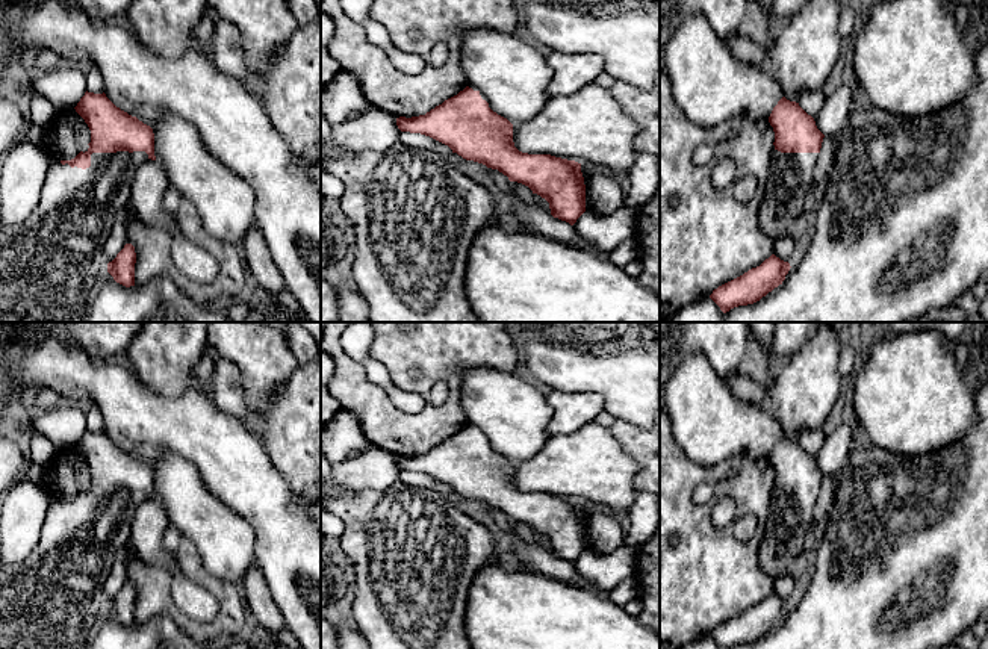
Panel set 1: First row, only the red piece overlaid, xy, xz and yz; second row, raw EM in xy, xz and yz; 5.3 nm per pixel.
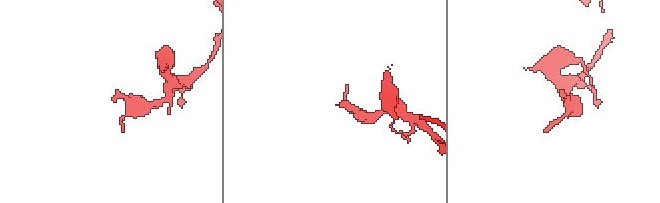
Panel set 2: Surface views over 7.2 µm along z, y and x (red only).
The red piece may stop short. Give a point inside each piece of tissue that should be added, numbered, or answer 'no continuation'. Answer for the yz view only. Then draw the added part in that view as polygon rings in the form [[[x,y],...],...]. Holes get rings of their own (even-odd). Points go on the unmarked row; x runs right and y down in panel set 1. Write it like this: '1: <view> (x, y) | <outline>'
1: yz (781, 551) | [[[773,489],[767,514],[767,526],[760,545],[760,566],[776,579],[790,573],[797,585],[791,604],[808,585],[814,554],[803,549],[808,526],[816,514],[819,492],[781,492]]]

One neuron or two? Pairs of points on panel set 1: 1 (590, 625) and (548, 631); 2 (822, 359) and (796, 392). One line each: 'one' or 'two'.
1: one
2: one

